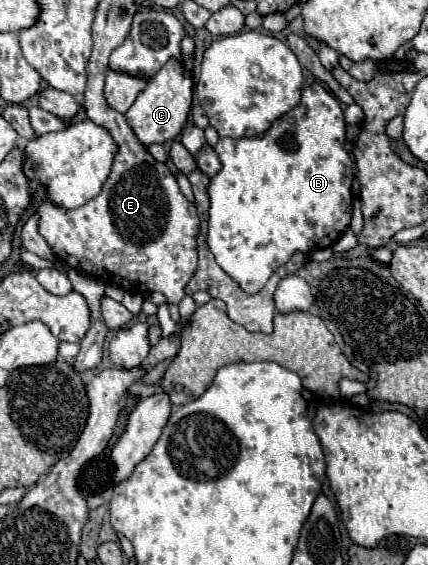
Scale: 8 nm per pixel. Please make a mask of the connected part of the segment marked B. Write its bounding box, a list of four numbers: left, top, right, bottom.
[207,81,353,293]

